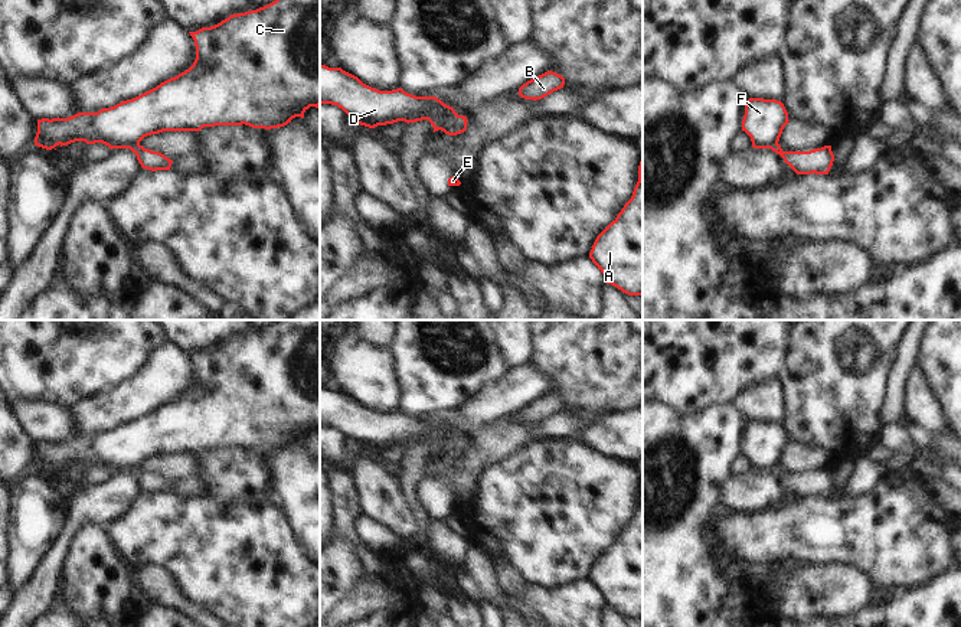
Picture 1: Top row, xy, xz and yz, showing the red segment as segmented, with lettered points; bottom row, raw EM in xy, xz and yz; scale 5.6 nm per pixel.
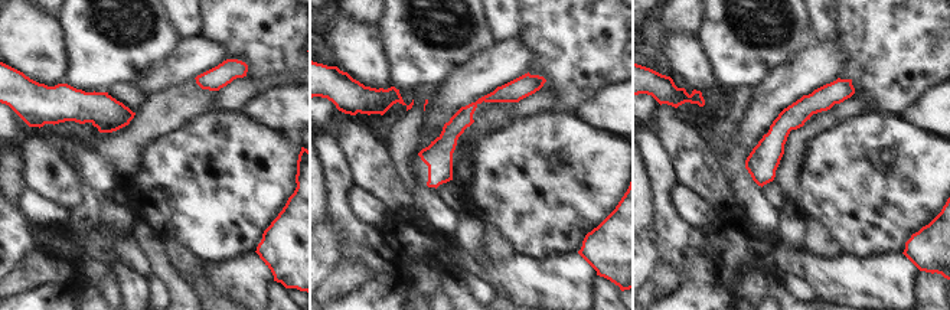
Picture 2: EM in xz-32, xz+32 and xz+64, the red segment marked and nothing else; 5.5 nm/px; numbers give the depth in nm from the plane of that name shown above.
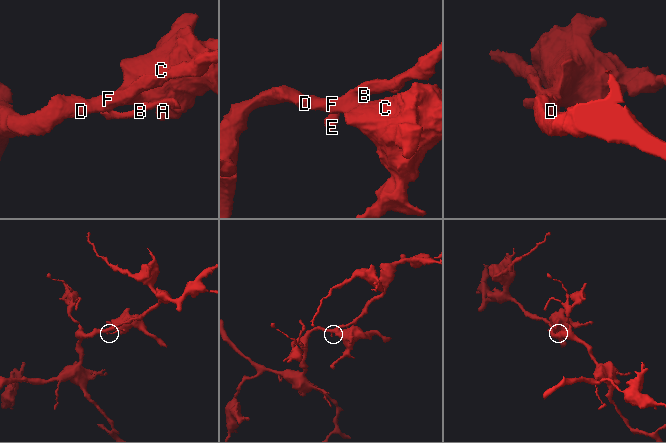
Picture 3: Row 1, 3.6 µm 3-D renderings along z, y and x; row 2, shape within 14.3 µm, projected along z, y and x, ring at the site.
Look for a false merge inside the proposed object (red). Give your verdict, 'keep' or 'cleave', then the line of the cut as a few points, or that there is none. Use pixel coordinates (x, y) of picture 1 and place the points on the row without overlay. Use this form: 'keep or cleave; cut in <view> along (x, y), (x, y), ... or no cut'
cleave; cut in xz along (466, 440), (456, 446), (448, 457)

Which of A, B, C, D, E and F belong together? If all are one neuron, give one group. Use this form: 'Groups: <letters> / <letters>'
Groups: A C D F / B E.

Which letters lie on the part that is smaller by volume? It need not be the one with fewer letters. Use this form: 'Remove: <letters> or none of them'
Remove: B, E

